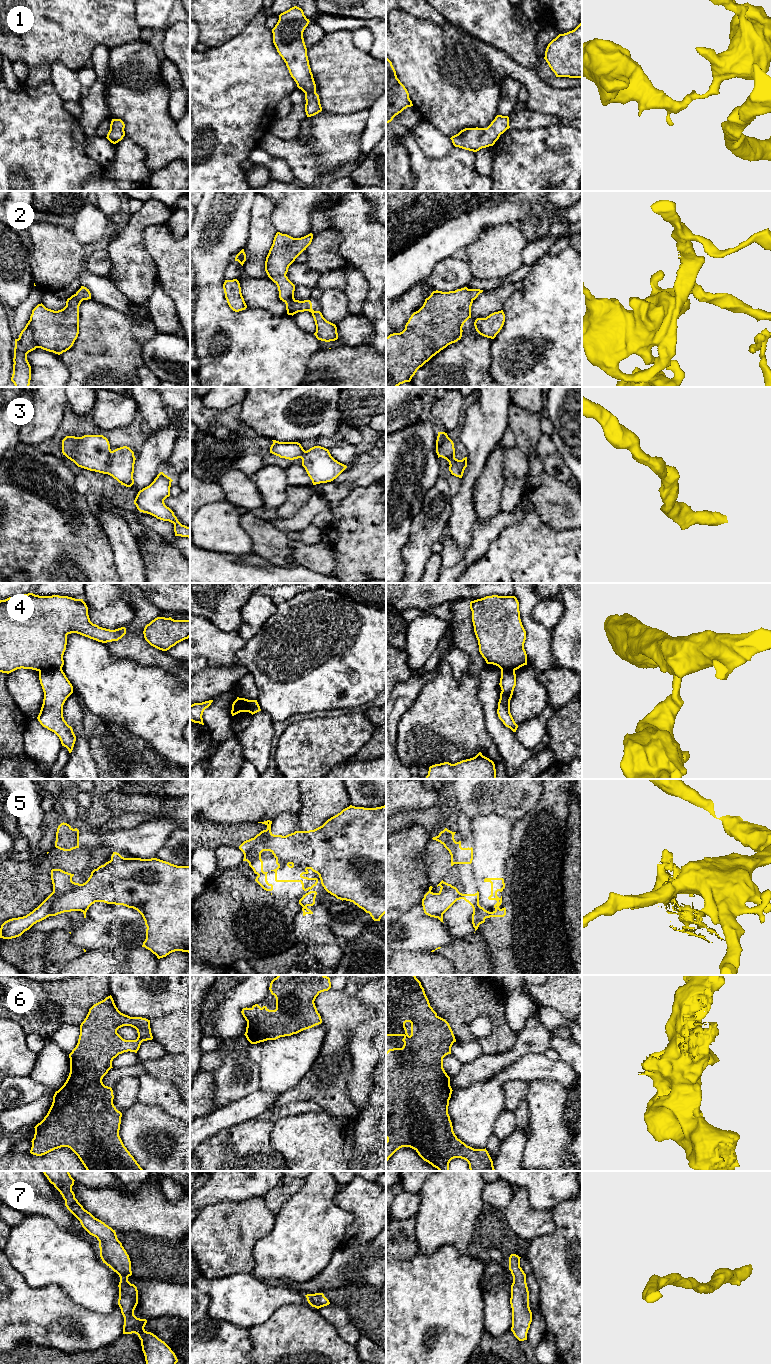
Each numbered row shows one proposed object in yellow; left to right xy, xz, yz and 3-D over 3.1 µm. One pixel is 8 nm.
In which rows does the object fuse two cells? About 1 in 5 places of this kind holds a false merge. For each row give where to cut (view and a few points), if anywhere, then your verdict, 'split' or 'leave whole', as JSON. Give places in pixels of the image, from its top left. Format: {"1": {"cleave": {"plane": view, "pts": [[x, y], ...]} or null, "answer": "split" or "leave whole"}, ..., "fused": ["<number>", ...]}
{"1": {"cleave": null, "answer": "leave whole"}, "2": {"cleave": null, "answer": "leave whole"}, "3": {"cleave": null, "answer": "leave whole"}, "4": {"cleave": {"plane": "xy", "pts": [[61, 668], [43, 669], [39, 672]]}, "answer": "split"}, "5": {"cleave": null, "answer": "leave whole"}, "6": {"cleave": null, "answer": "leave whole"}, "7": {"cleave": null, "answer": "leave whole"}, "fused": ["4"]}

